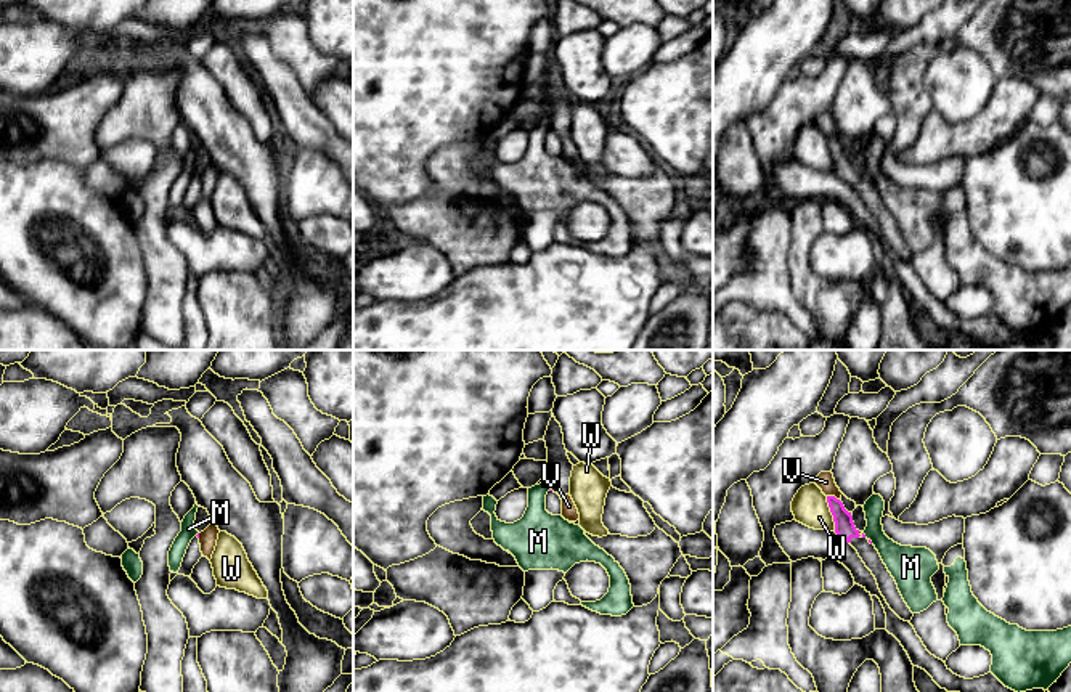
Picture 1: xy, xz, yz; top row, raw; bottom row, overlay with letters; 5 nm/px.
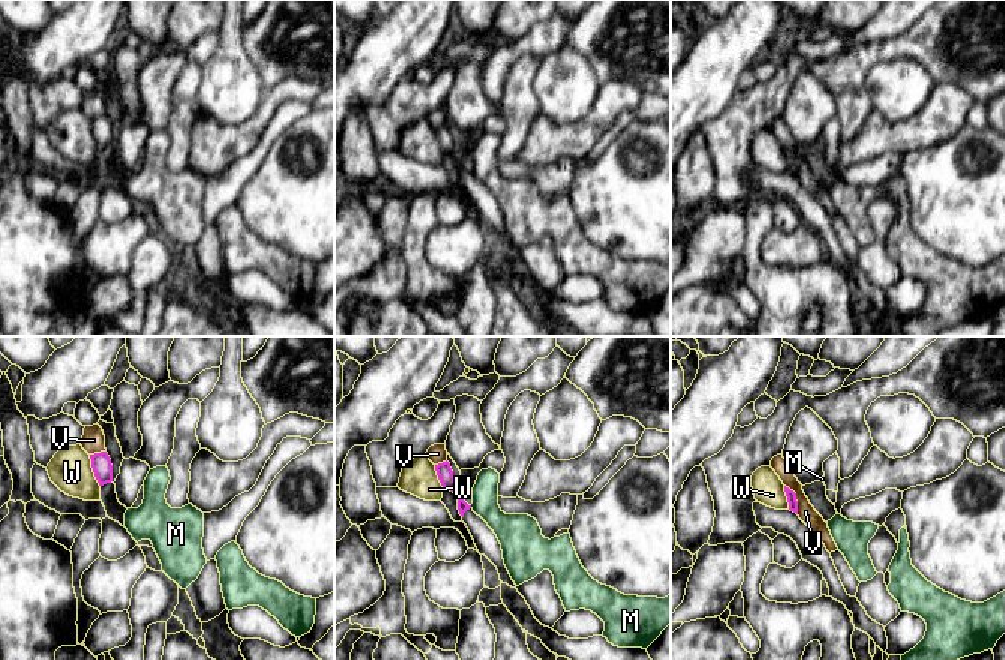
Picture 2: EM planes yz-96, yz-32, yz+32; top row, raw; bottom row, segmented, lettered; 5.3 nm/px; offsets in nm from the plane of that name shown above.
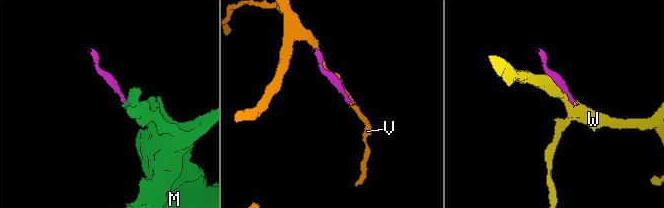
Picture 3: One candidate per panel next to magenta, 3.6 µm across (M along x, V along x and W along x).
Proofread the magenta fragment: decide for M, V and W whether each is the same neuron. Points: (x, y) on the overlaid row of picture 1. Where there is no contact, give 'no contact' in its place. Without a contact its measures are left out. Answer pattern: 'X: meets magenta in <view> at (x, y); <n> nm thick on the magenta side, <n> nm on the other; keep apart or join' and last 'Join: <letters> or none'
M: meets magenta in yz at (864, 535); 20 nm thick on the magenta side, 180 nm on the other; keep apart
V: meets magenta in yz at (834, 496); 100 nm thick on the magenta side, 90 nm on the other; keep apart
W: meets magenta in yz at (832, 514); 100 nm thick on the magenta side, 180 nm on the other; keep apart
Join: none

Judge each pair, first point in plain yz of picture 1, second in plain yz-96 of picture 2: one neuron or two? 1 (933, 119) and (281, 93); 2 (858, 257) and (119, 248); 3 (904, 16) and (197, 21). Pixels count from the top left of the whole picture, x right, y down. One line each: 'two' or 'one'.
1: one
2: one
3: one

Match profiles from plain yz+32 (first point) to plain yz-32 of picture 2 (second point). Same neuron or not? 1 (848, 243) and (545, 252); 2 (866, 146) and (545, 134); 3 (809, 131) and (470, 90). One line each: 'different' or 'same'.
1: different
2: same
3: same

